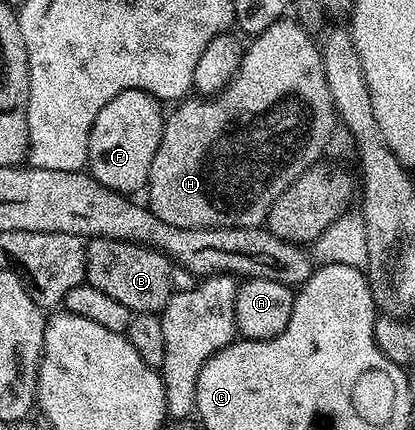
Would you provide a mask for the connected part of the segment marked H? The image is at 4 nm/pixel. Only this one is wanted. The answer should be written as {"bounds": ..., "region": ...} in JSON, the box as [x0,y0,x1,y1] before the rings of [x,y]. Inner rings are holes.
{"bounds":[146,17,338,227],"region":[[[291,17],[274,21],[274,25],[270,25],[268,31],[263,31],[261,35],[255,36],[245,46],[244,56],[240,62],[240,70],[236,72],[236,76],[232,78],[231,83],[223,91],[219,91],[216,95],[192,98],[188,97],[177,102],[173,106],[176,108],[173,109],[172,115],[170,111],[170,114],[165,118],[162,141],[158,145],[158,153],[154,153],[154,161],[150,165],[150,173],[146,184],[146,192],[148,191],[147,206],[159,219],[166,221],[166,225],[174,225],[175,227],[261,226],[270,213],[274,201],[278,201],[278,197],[282,197],[282,193],[286,193],[288,186],[298,177],[302,177],[302,173],[306,173],[306,169],[323,156],[320,154],[327,149],[328,142],[332,139],[332,130],[338,127],[336,106],[330,97],[330,85],[326,81],[324,62],[320,56],[317,40],[315,38],[312,40],[308,36],[307,29],[302,24],[295,23]]]}

